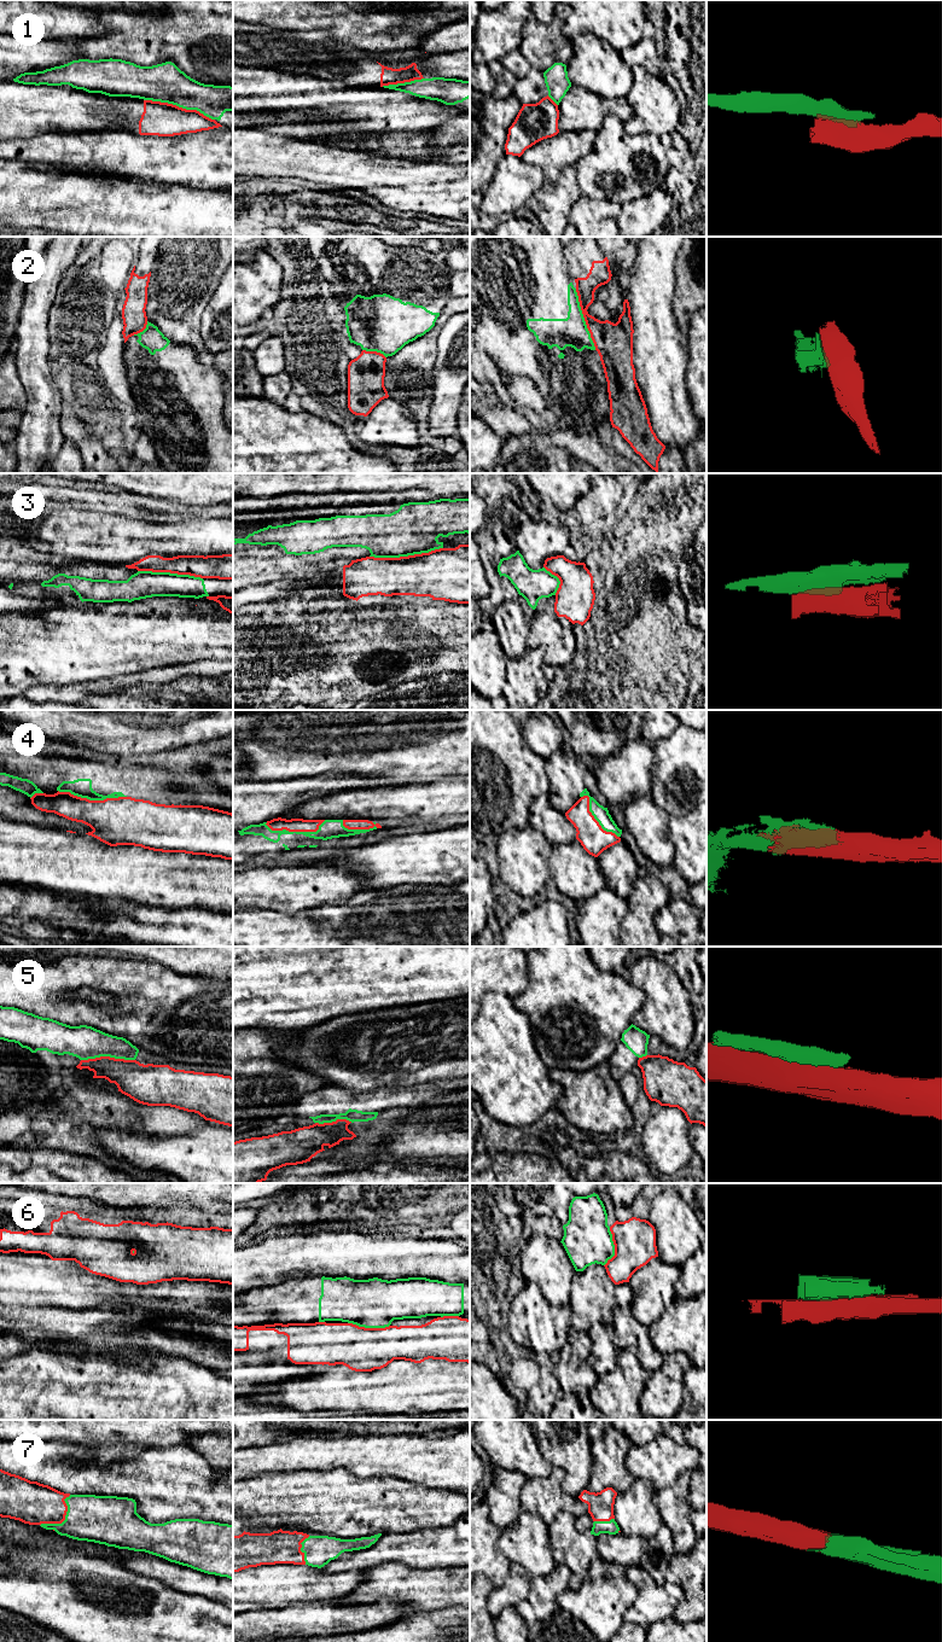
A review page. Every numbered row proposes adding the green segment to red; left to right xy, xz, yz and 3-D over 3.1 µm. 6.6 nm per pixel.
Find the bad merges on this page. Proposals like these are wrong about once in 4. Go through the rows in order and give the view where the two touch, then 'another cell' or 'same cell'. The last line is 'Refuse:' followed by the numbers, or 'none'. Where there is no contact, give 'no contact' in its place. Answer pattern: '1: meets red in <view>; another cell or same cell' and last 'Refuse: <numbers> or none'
1: meets red in xy; another cell
2: meets red in yz; another cell
3: meets red in xz; another cell
4: meets red in xy; same cell
5: meets red in xy; another cell
6: meets red in xz; another cell
7: meets red in xy; same cell
Refuse: 1, 2, 3, 5, 6

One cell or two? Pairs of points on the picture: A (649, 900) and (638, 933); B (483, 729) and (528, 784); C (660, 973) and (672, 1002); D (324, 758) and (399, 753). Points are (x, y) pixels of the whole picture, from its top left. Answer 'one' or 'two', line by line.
A: one
B: one
C: one
D: one

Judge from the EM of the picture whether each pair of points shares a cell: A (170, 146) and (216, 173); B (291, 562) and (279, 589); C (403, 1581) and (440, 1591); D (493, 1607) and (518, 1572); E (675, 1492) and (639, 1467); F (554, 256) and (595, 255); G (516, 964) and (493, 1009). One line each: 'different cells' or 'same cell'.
A: same cell
B: different cells
C: same cell
D: same cell
E: different cells
F: different cells
G: different cells

